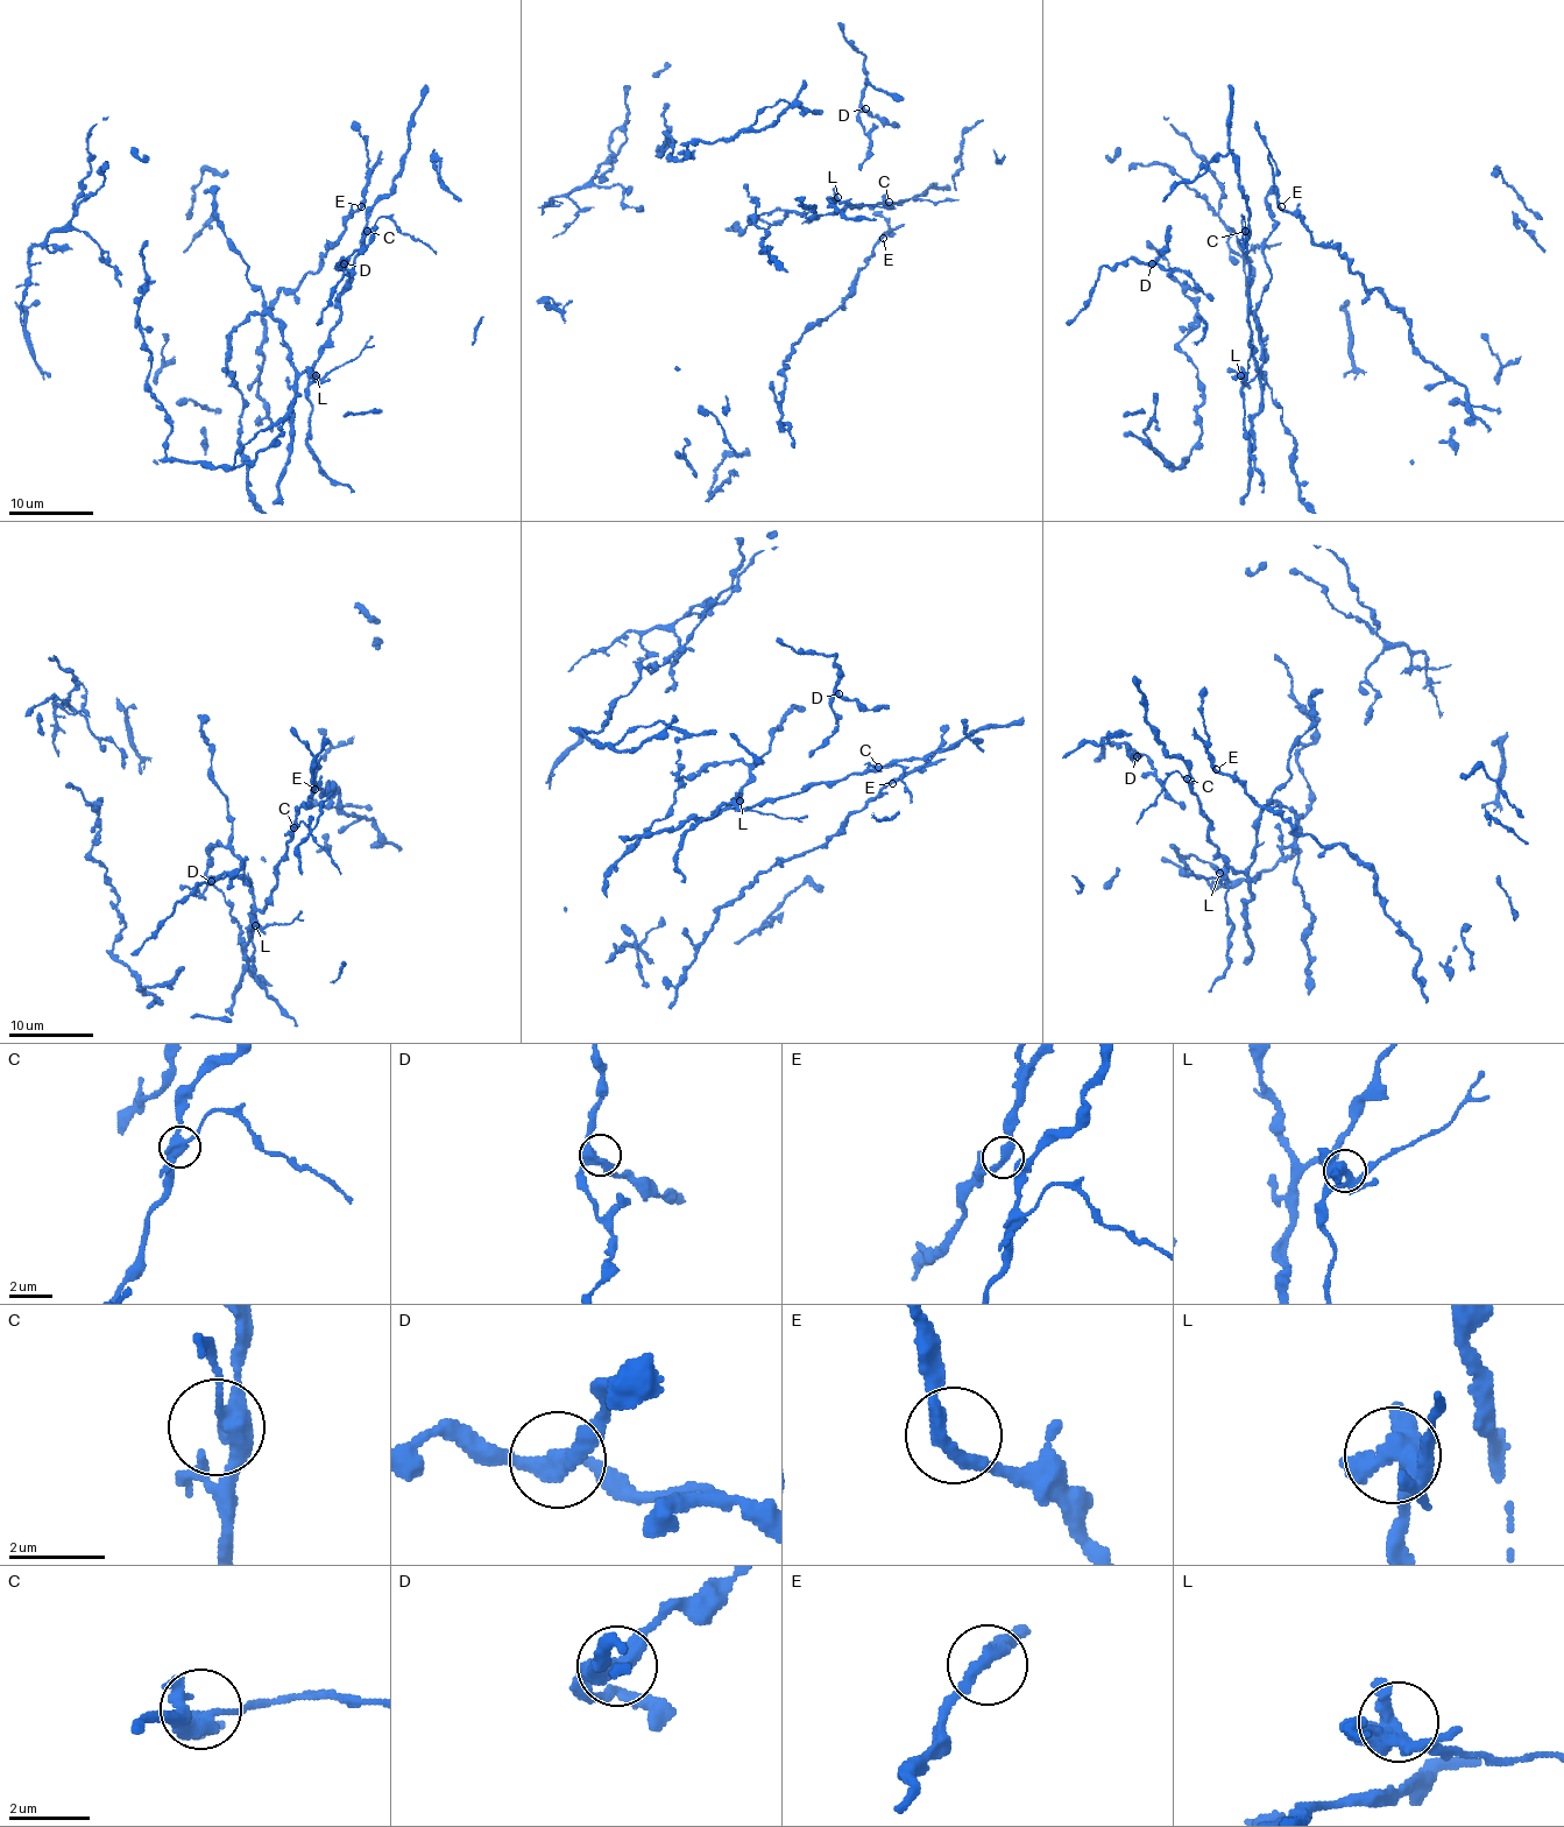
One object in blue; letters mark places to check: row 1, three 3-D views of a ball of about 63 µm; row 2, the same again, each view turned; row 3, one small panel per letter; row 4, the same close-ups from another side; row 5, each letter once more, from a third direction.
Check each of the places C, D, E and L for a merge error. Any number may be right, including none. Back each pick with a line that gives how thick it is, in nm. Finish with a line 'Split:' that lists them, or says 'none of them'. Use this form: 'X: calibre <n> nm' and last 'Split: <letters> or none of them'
Split: none of them

